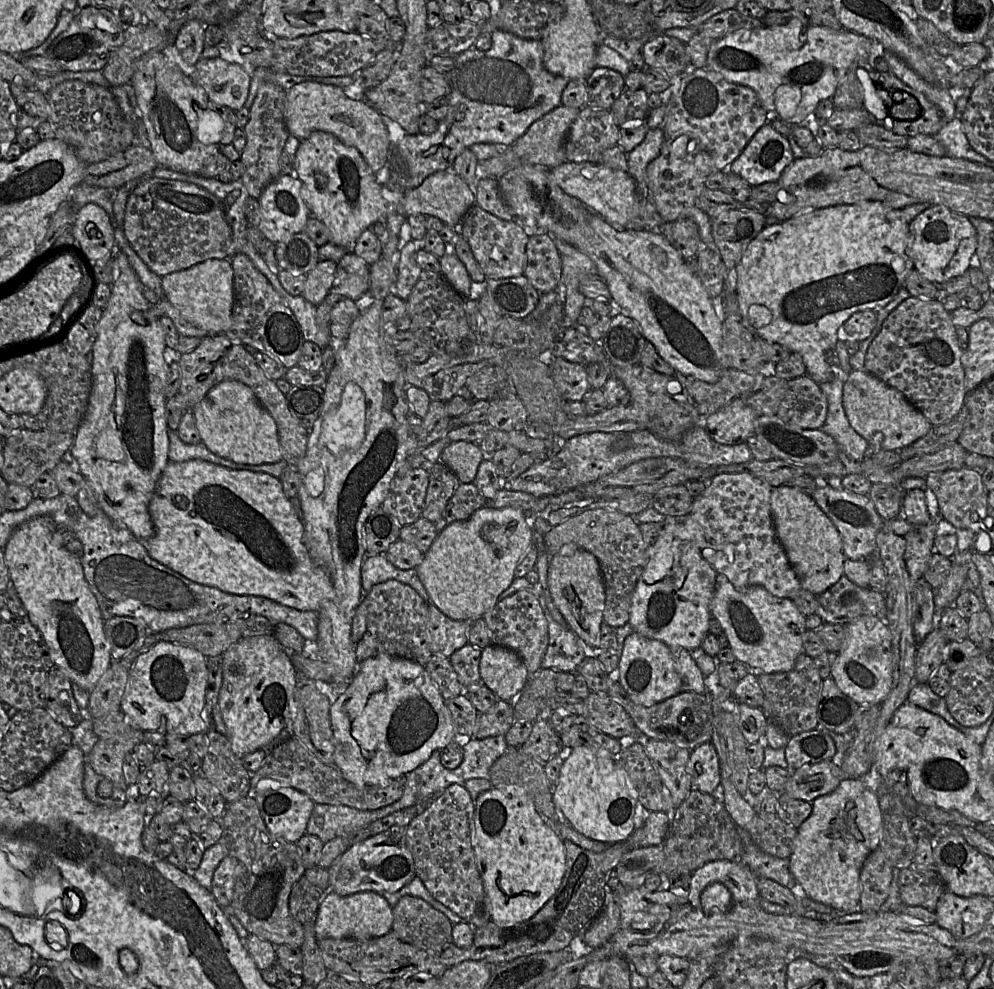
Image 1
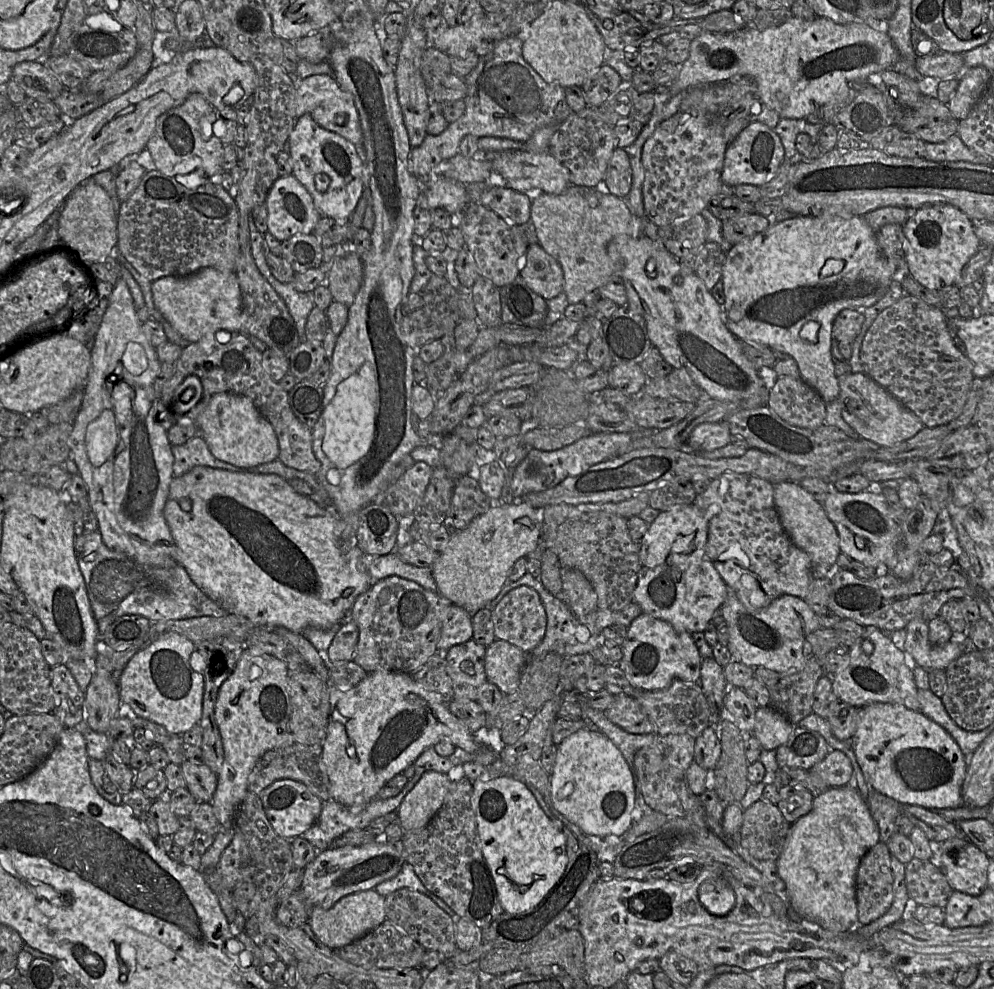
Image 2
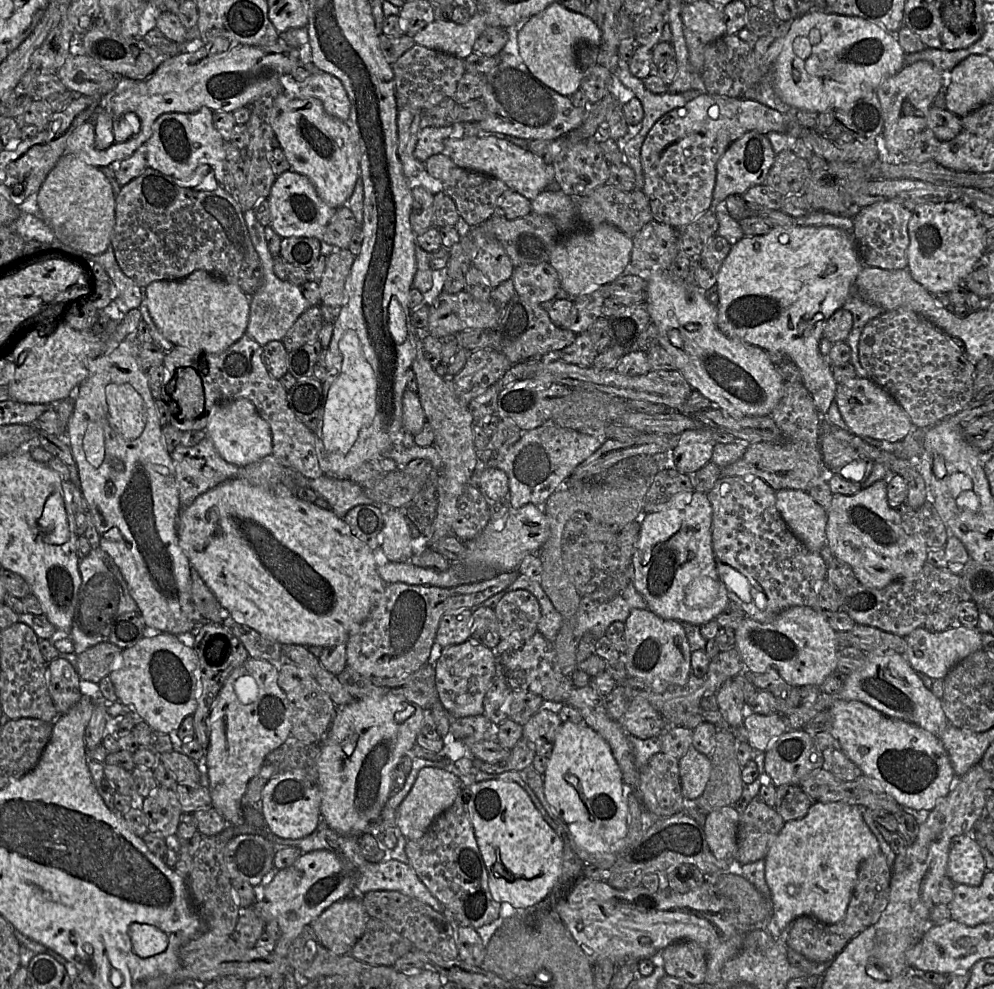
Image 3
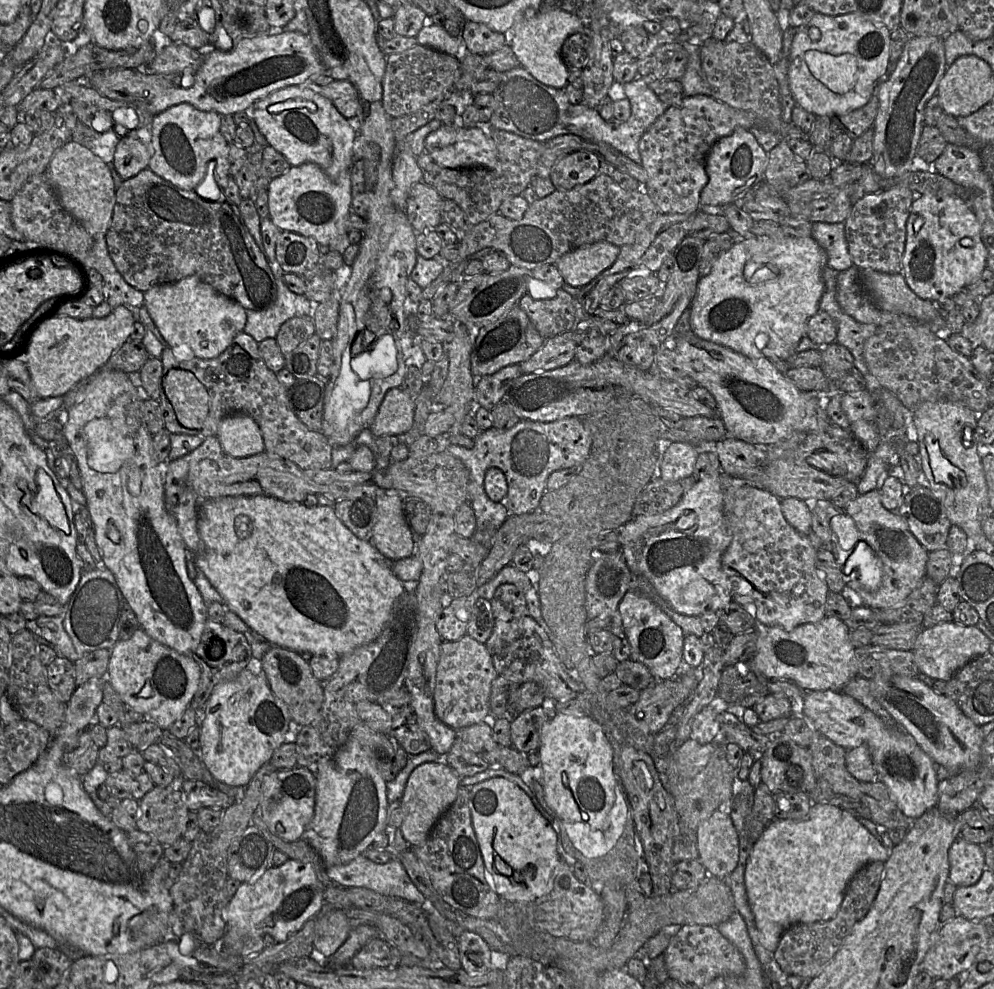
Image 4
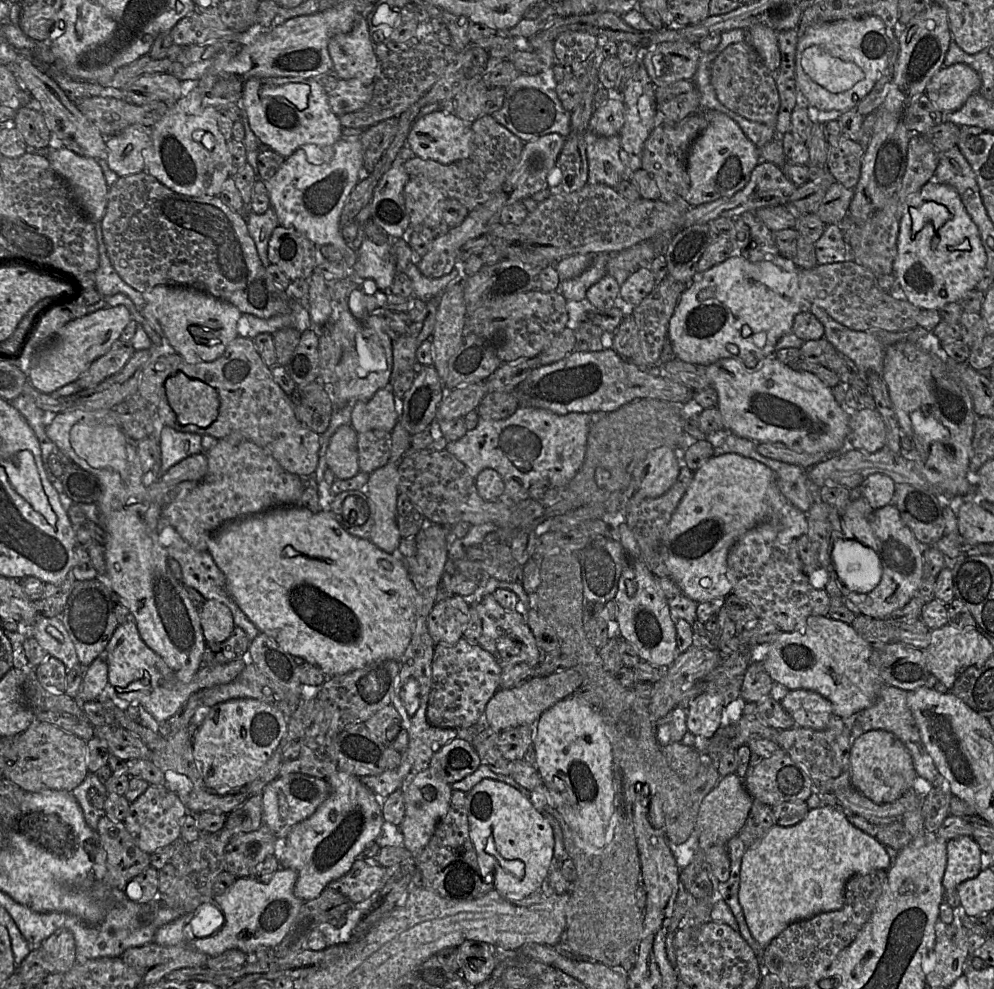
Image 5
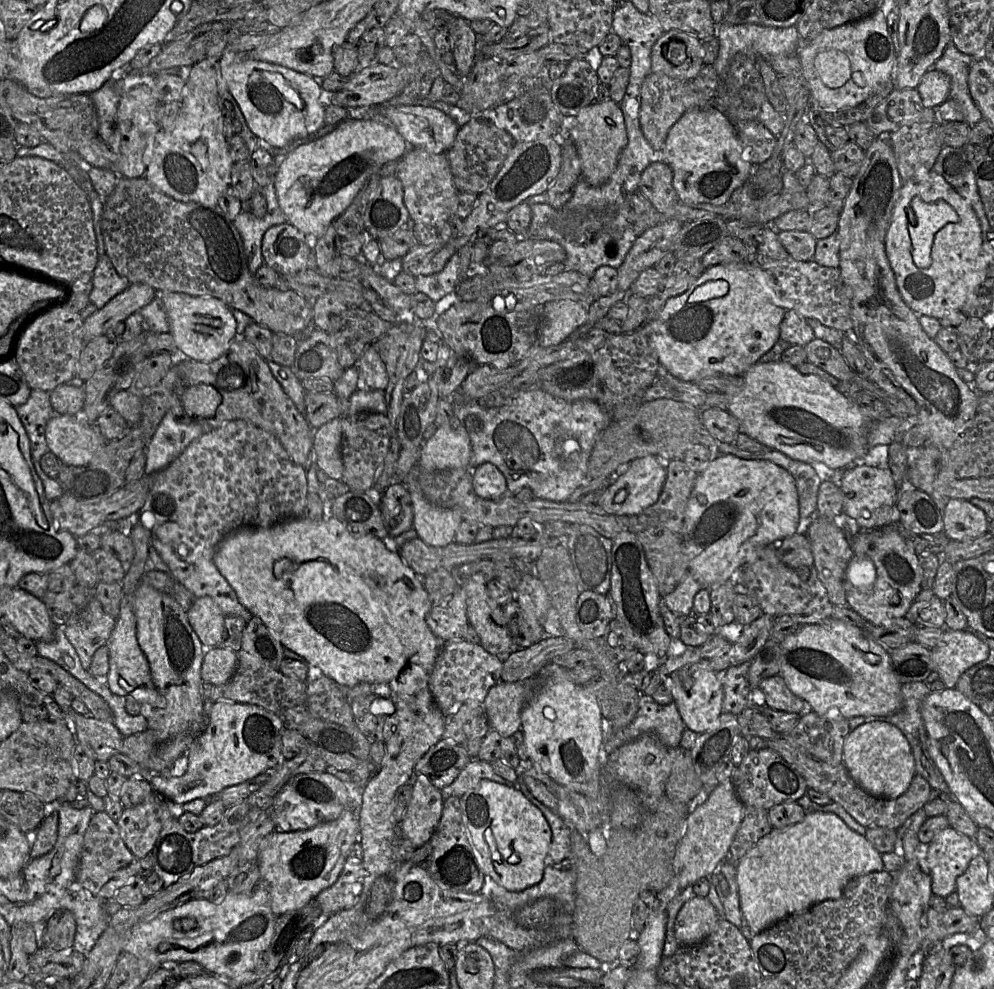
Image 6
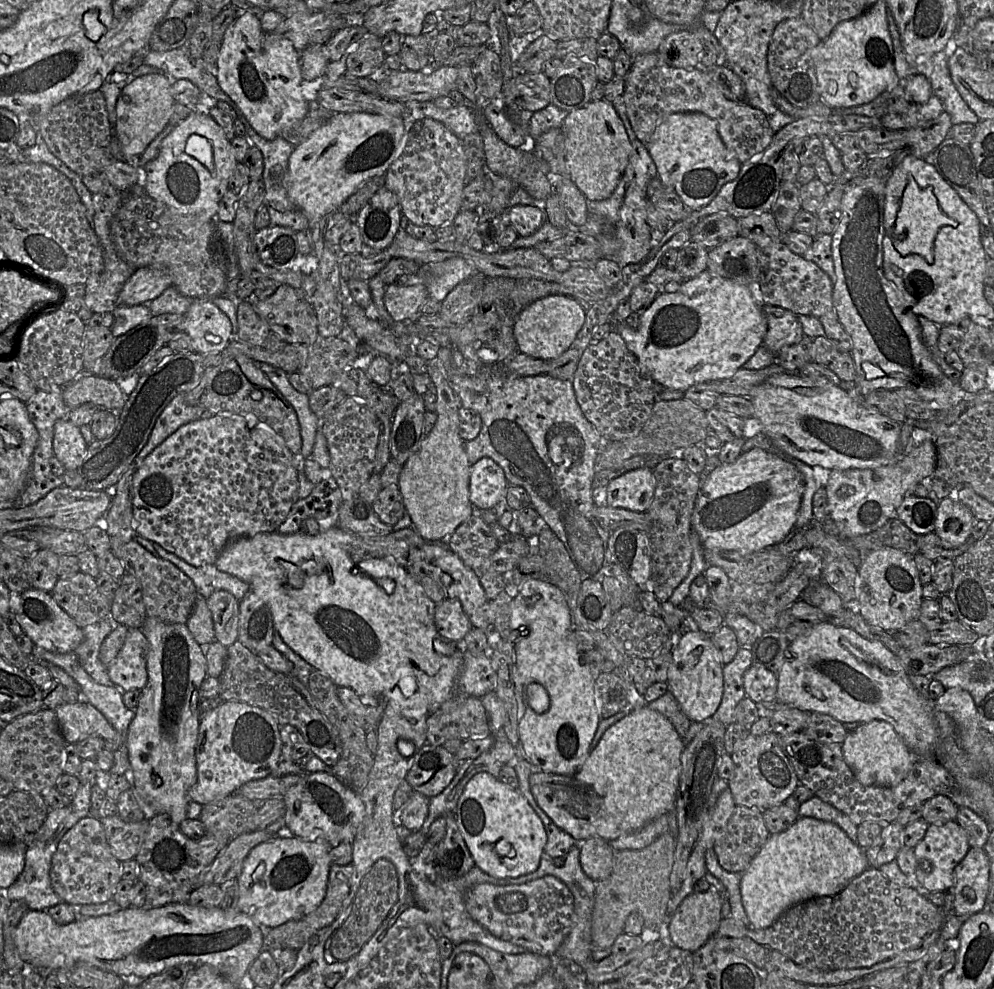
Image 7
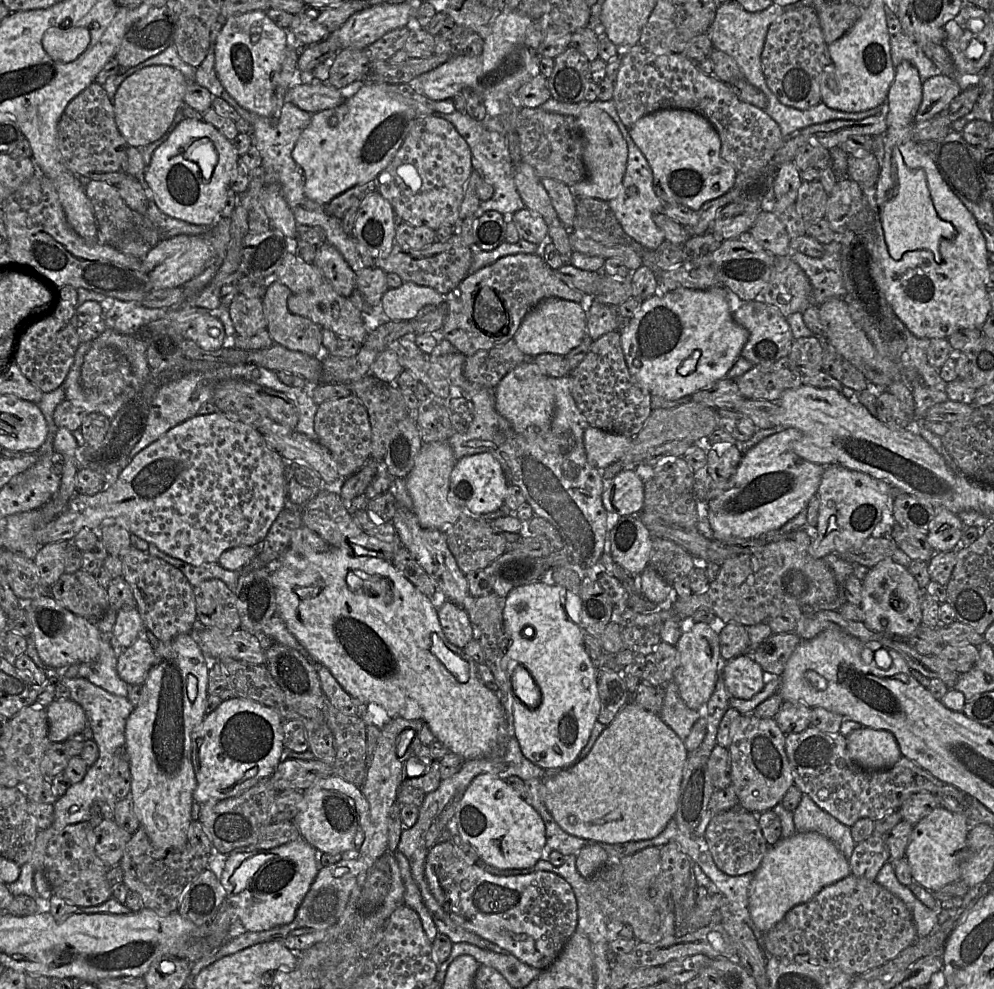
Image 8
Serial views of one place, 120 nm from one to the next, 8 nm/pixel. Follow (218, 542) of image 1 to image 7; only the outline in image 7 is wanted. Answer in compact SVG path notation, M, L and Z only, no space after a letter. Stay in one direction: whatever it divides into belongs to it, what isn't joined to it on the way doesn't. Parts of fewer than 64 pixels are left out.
M333 526L317 535L309 536L296 532L283 535L277 531L259 533L251 537L240 537L229 542L219 554L215 565L224 573L235 576L250 585L250 590L260 596L271 612L274 630L284 642L315 669L328 676L337 687L347 687L360 696L372 696L389 702L394 710L407 719L417 720L434 713L450 699L456 691L456 679L463 664L464 648L460 643L450 642L442 637L435 625L435 604L424 589L407 570L390 559L368 558L355 563L352 557L352 535L341 527Z

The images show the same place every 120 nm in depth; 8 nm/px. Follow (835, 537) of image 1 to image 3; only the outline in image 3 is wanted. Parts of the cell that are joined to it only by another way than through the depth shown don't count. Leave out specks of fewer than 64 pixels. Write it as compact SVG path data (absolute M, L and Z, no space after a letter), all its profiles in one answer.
M781 489L776 491L776 507L790 531L811 551L819 553L827 545L827 511L809 495L799 489Z

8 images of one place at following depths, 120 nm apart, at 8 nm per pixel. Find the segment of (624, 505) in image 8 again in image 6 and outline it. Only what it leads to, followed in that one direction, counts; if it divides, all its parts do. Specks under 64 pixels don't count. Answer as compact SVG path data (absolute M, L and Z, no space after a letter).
M654 456L637 458L627 470L618 473L614 481L598 501L607 513L616 516L634 516L657 502L666 479L666 468Z

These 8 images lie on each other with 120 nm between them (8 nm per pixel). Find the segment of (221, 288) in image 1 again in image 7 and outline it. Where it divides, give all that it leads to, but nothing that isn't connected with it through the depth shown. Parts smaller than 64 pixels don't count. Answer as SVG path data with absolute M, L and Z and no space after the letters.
M212 298L194 299L184 316L195 352L218 353L231 341L231 321Z

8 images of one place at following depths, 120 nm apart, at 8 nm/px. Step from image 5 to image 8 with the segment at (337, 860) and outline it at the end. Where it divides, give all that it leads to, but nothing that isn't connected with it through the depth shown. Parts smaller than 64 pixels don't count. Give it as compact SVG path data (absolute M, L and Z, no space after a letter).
M303 839L269 850L238 850L225 859L219 881L225 890L225 899L232 906L237 920L245 931L260 932L269 930L293 921L296 911L309 891L319 869L317 850Z

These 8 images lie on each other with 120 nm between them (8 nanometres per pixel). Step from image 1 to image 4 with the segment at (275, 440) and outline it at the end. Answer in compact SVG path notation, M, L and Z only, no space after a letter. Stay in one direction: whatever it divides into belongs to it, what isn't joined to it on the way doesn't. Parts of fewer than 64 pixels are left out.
M243 412L225 416L218 426L217 437L223 452L232 457L247 457L265 451L259 425Z

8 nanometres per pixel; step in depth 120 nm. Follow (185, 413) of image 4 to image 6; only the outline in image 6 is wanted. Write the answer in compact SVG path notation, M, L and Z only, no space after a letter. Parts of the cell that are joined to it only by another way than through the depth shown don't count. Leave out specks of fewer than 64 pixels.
M207 384L185 387L180 398L186 415L194 419L212 417L222 400L221 394Z

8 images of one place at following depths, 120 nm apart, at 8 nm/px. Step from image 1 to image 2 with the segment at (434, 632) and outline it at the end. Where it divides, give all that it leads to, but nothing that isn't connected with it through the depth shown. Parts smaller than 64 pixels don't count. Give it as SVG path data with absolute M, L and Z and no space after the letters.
M457 605L445 609L437 643L438 652L445 652L455 645L467 642L473 637L470 613Z

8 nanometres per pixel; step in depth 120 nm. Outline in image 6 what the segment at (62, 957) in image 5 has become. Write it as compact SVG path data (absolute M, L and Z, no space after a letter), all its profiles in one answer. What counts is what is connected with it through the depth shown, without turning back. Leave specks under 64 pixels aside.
M56 910L42 928L42 946L60 951L73 946L76 922L71 912Z

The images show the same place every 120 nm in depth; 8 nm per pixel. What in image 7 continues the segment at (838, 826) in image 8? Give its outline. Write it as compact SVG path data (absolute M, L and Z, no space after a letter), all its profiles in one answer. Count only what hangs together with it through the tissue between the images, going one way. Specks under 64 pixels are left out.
M816 796L801 803L798 814L800 817L811 817L835 823L853 842L857 843L857 825L845 813Z

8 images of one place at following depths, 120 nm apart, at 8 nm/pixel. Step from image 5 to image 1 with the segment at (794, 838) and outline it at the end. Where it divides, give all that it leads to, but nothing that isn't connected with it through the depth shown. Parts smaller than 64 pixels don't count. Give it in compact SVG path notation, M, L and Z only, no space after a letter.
M843 779L829 794L812 802L810 816L797 828L789 868L799 890L809 899L842 910L846 913L860 911L860 872L868 855L880 847L883 830L883 814L879 800L862 779Z

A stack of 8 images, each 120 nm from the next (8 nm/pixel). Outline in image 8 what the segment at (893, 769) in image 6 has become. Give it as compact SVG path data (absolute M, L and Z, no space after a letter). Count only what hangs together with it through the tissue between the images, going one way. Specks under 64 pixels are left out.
M867 726L855 729L847 736L847 748L850 757L868 770L891 767L902 756L891 732Z

